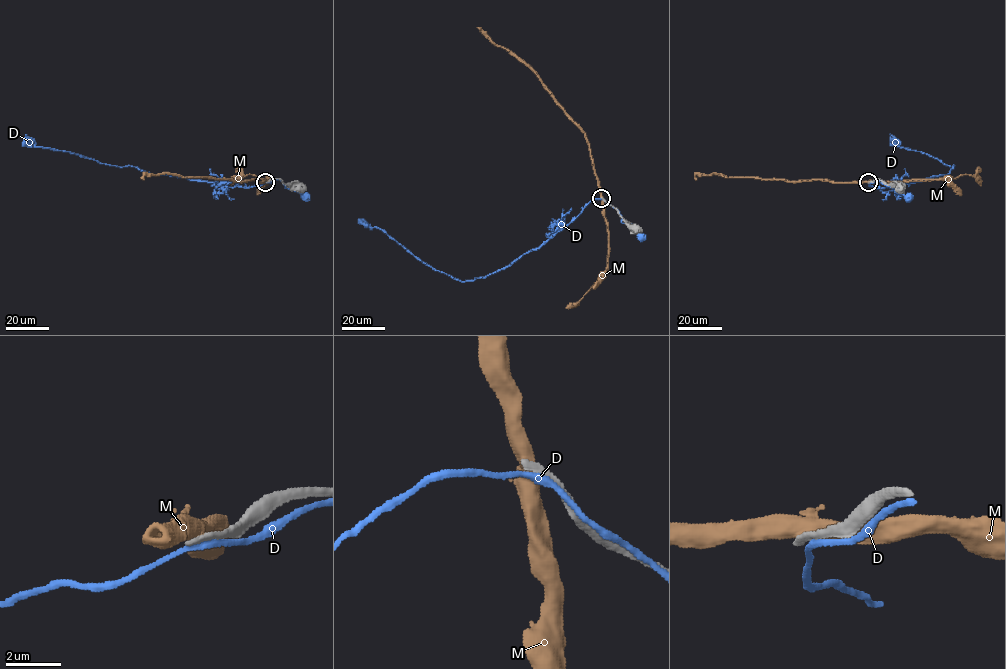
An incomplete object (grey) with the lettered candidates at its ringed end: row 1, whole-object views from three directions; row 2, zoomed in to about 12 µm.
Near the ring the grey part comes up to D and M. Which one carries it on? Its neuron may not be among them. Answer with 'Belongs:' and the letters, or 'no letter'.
Belongs: no letter

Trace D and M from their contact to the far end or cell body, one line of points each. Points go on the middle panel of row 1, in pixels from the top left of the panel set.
D: (604, 199), (619, 212), (622, 223), (631, 223), (642, 237)
M: (602, 198), (585, 134), (528, 66), (497, 46), (479, 29)

